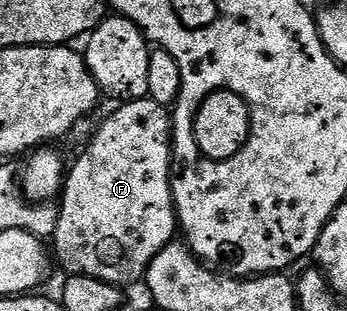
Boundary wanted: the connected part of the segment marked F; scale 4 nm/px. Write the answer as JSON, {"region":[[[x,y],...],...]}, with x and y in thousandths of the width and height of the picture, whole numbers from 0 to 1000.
{"region":[[[427,312],[383,318],[372,331],[349,331],[340,357],[326,357],[291,395],[291,412],[268,434],[268,450],[245,473],[245,489],[225,505],[196,540],[182,576],[182,598],[170,630],[170,711],[147,772],[150,804],[159,810],[159,833],[176,842],[190,887],[236,884],[239,891],[274,891],[285,904],[363,916],[360,910],[398,910],[415,900],[435,839],[452,817],[501,778],[513,752],[516,720],[510,714],[510,669],[499,659],[499,386],[490,347],[458,338]]]}

